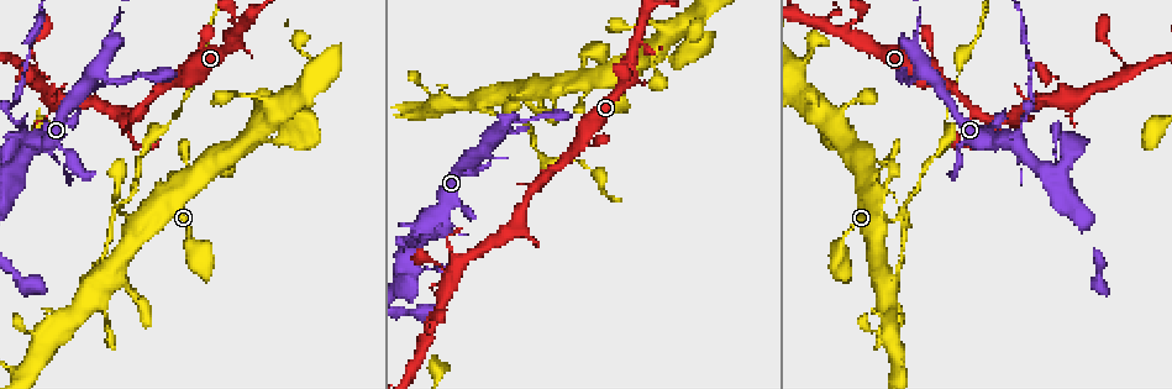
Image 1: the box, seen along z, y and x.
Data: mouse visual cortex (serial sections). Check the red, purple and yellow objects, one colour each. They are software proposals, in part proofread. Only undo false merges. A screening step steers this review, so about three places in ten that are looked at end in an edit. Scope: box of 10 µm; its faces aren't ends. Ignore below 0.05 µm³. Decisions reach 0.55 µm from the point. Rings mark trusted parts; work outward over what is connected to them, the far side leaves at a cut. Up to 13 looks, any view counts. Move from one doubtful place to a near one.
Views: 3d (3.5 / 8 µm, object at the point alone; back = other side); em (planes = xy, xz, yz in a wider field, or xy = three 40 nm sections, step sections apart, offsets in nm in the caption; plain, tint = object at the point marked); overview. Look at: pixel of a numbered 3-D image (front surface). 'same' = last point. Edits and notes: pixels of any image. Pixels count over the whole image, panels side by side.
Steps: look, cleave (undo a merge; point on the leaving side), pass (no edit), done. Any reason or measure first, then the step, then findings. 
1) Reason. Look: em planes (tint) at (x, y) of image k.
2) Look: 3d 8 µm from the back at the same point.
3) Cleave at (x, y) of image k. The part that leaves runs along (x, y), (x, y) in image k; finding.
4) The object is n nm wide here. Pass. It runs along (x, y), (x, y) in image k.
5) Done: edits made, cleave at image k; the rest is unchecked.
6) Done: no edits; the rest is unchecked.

Branch point. Look: 3d 3.5 µm at (993, 117) of image 1.

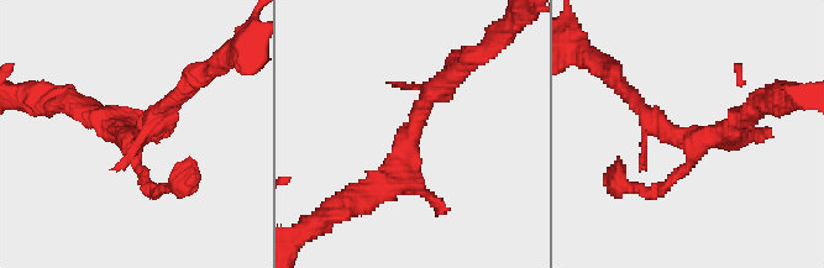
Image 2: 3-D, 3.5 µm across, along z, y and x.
Look: em xy step 2 (tint) at (408, 134) of image 2.

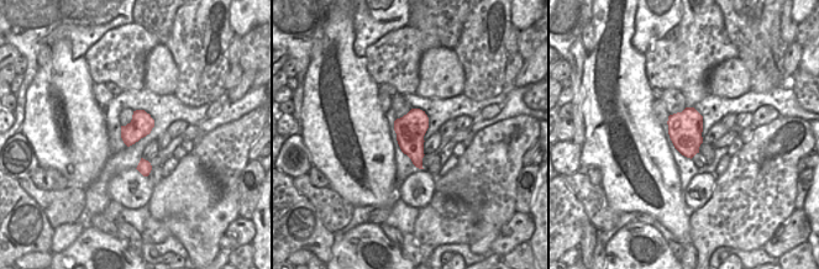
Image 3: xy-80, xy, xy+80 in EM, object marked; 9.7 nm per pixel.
Another direction. Look: em xy step 5 (tint) at the same point.

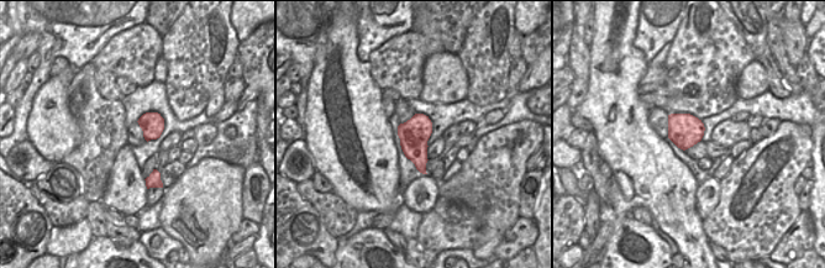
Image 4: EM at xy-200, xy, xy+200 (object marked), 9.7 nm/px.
Pass. It runs along (451, 79), (363, 193) in image 2; all the same cell.

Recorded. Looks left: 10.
Thick turns thin. Look: em xy step 3 (tint) at (916, 36) of image 1.

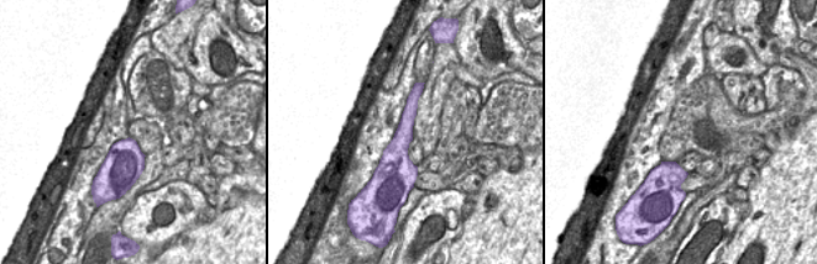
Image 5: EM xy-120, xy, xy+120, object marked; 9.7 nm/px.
Wider look. Look: 3d 3.5 µm at the same point.

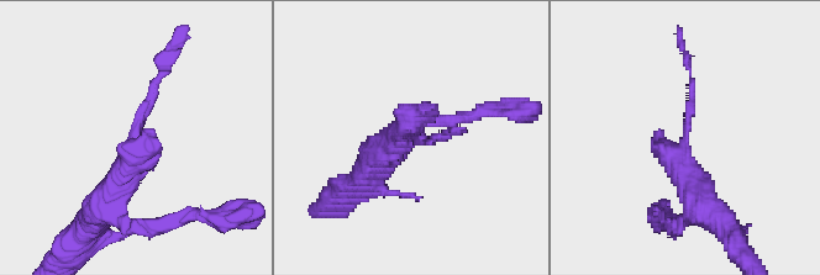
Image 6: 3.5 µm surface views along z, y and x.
The arms are 100, 400 nm wide. Pass. It runs along (420, 85), (398, 146), (398, 184) in image 5; one cell here.

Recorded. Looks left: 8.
Two arms in line, one across. Look: em xy step 2 (tint) at (428, 342) of image 1.

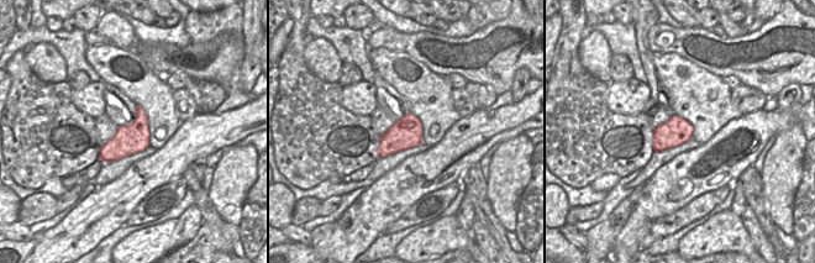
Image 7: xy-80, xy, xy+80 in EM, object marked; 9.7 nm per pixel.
Wider look. Look: 3d 3.5 µm from the back at the same point.

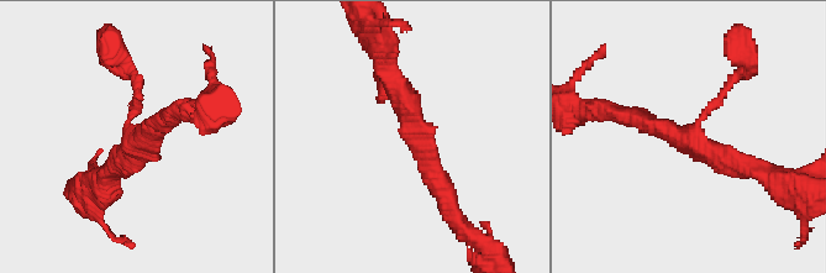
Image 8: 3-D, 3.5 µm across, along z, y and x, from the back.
The object is 300 nm wide here. Pass. It runs along (387, 71), (447, 194) in image 8; all the same cell.

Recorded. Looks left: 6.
Look: 3d 8 µm at (425, 232) of image 1.

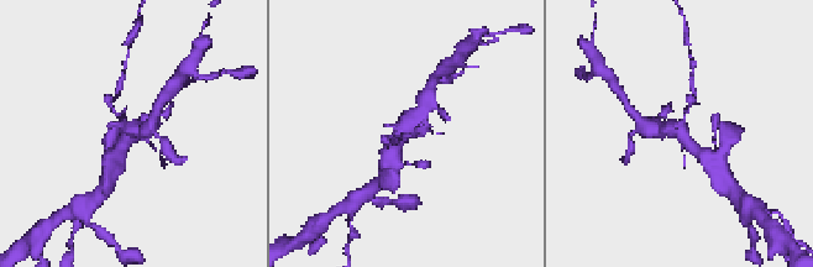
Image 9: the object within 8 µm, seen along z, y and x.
Look: em xy step 3 (tint) at the same point.

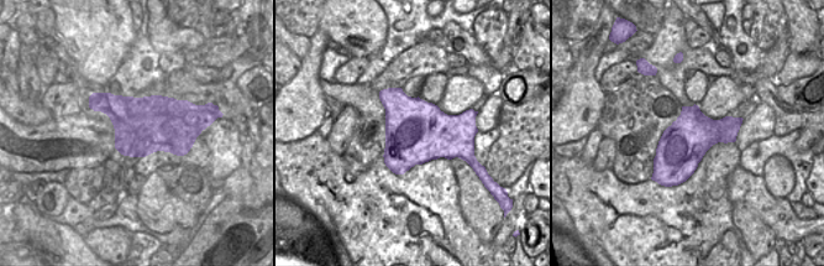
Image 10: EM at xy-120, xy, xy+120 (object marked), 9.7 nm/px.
Cleave at (109, 99) of image 9. The part that leaves runs along (119, 118), (109, 99), (117, 94), (121, 74) in image 9; two cells meet here.

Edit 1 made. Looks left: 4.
Look: overview.

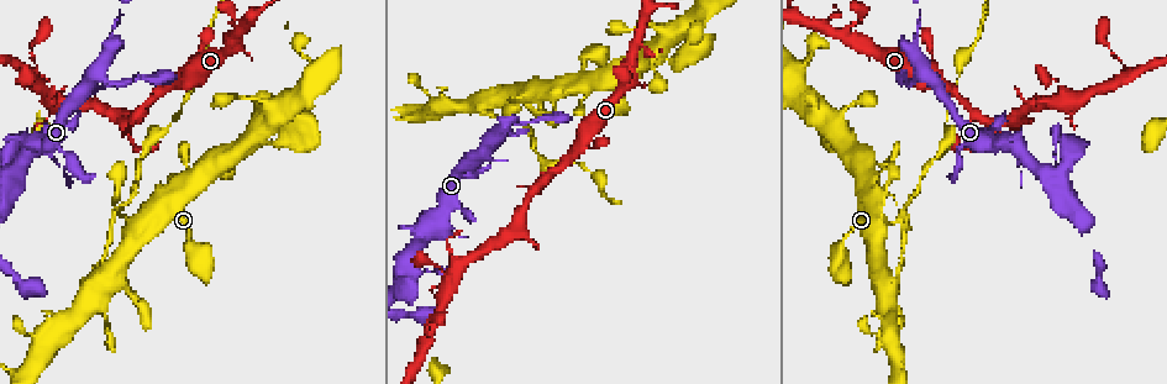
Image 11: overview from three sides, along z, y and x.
Sharp bend. Look: 3d 3.5 µm at (890, 285) of image 11.

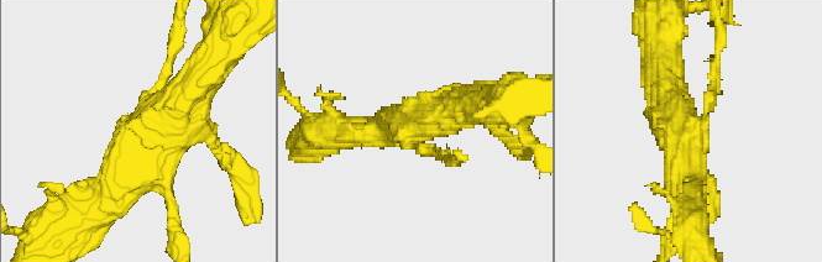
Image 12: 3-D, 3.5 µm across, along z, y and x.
Now the EM. Look: em xy step 2 (tint) at (692, 128) of image 12.

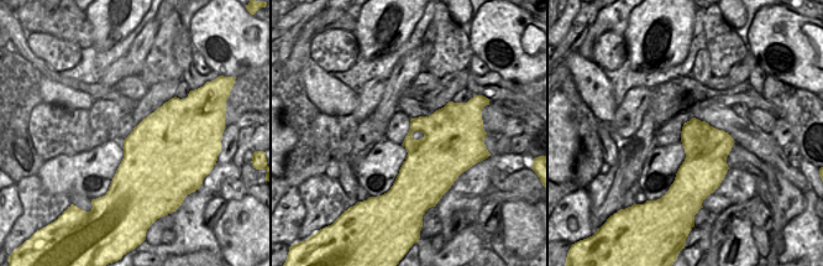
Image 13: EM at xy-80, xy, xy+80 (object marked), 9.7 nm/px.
Cleave at (713, 63) of image 12. The part that leaves runs along (712, 95), (718, 27) in image 12; two cells meet here.

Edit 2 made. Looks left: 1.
Done: edits made, cleave at image 9, cleave at image 12; the rest is unchecked.

